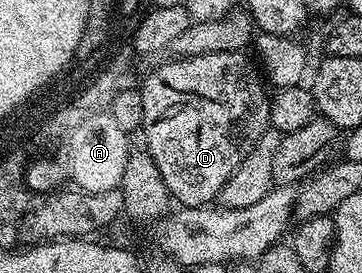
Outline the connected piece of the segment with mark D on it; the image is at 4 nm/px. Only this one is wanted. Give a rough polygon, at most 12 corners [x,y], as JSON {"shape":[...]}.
{"shape":[[239,51],[142,83],[149,156],[181,207],[220,196],[270,130]]}

